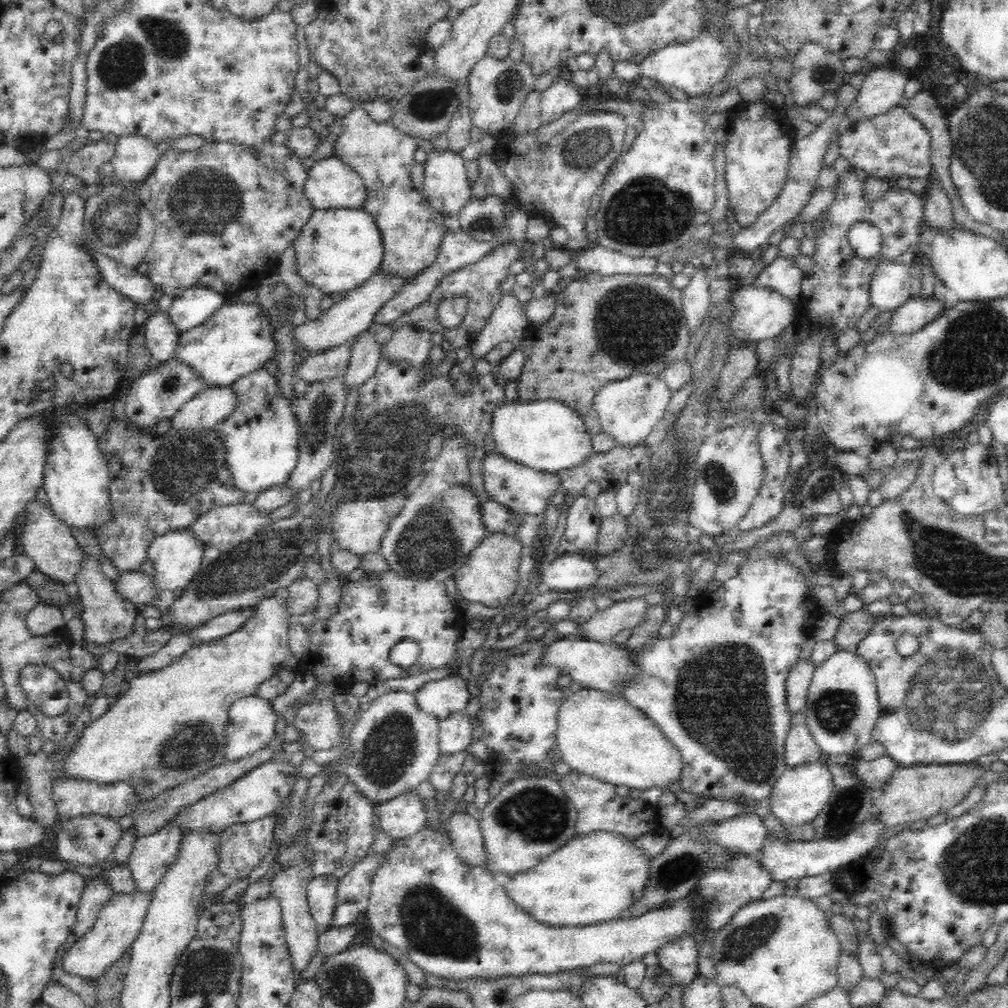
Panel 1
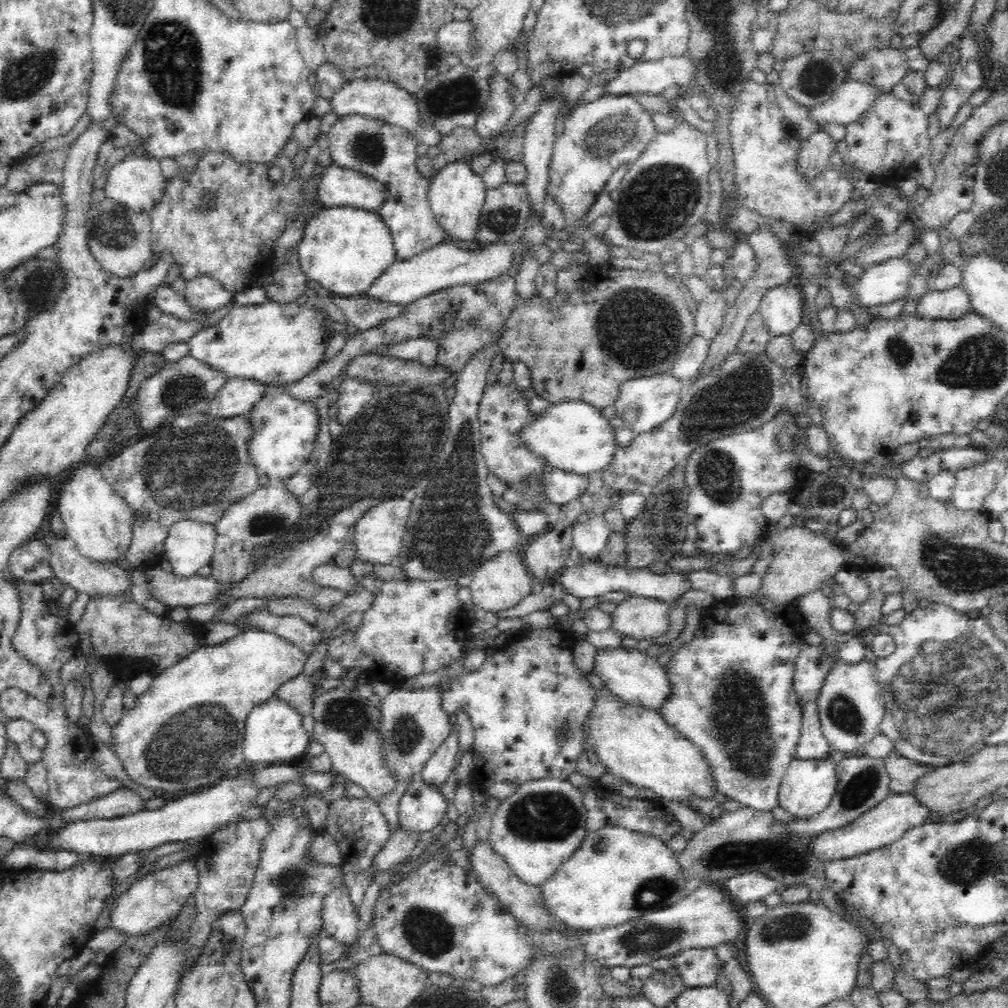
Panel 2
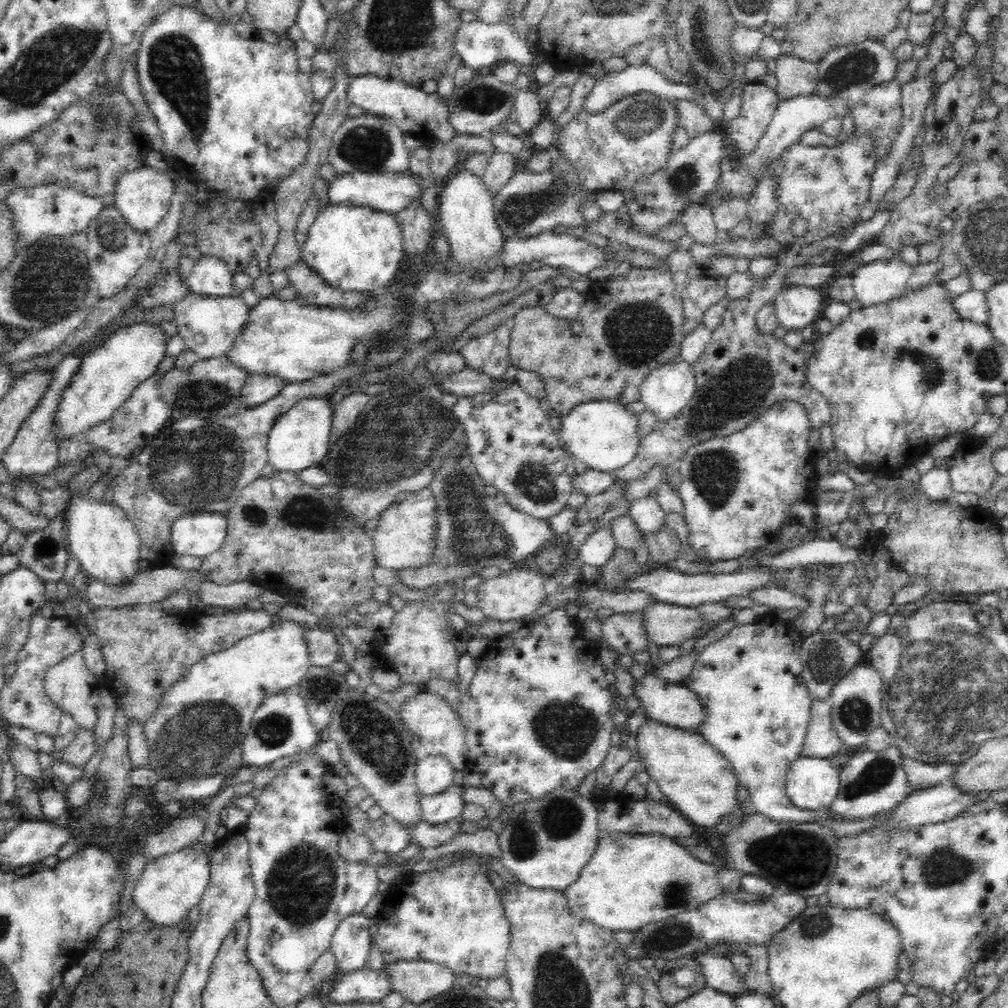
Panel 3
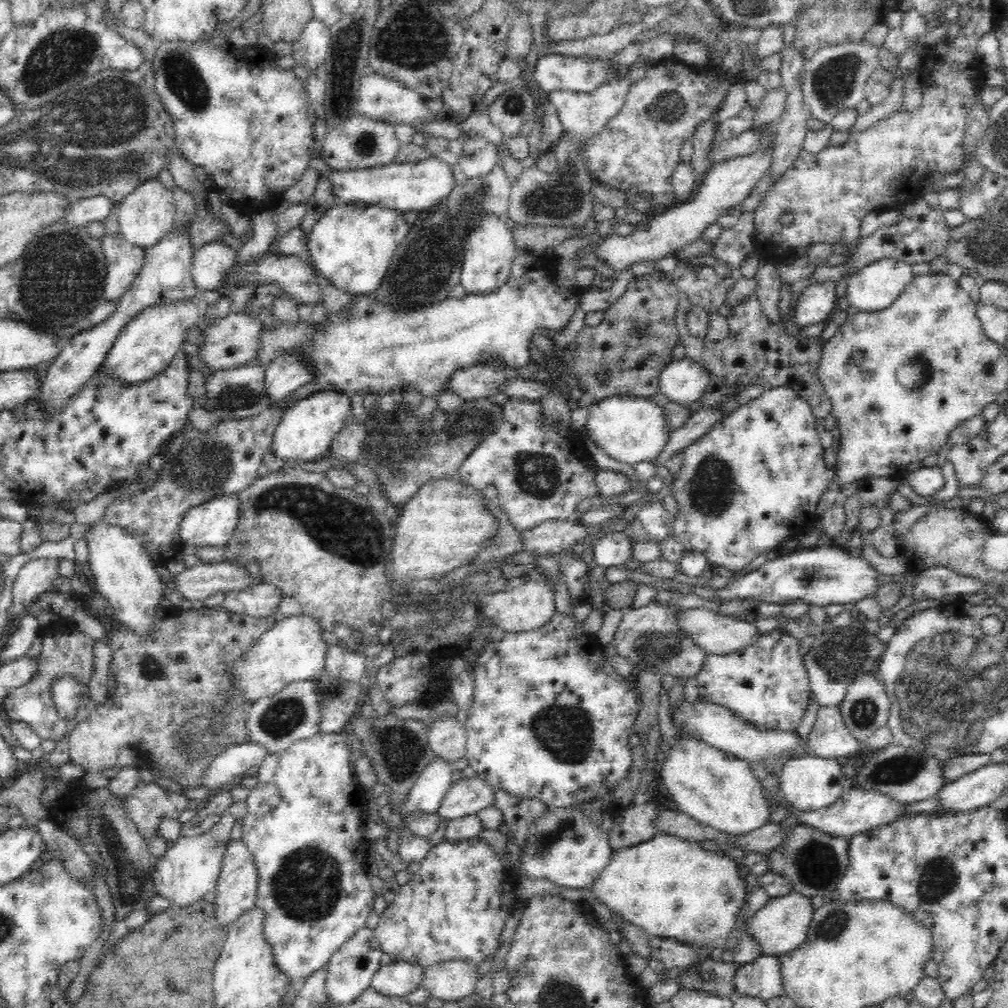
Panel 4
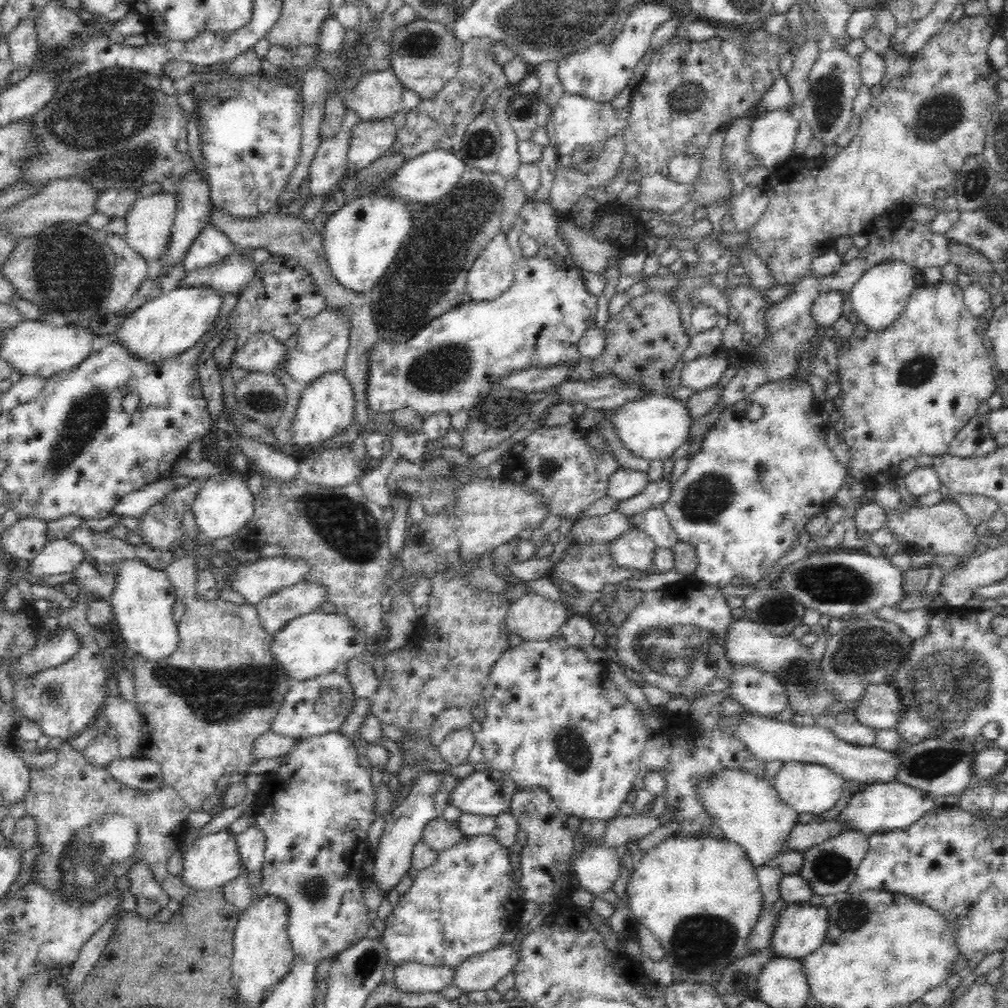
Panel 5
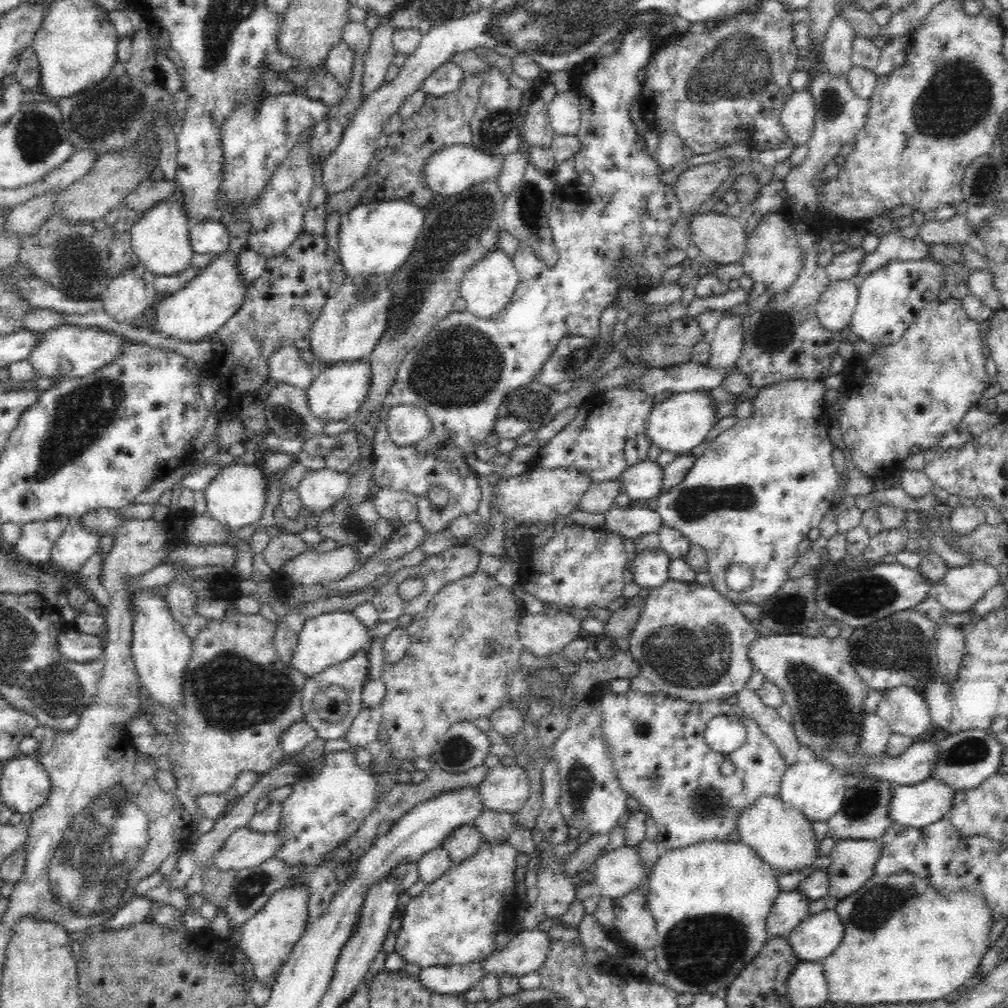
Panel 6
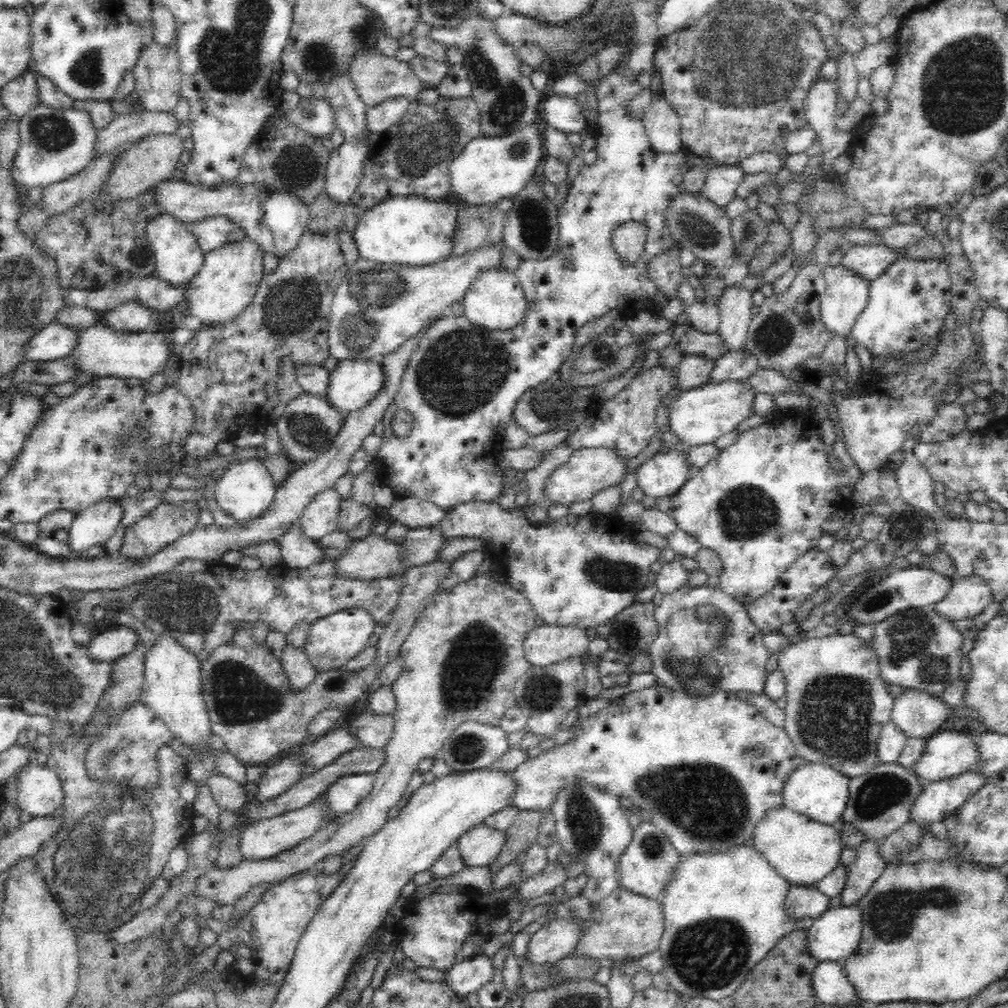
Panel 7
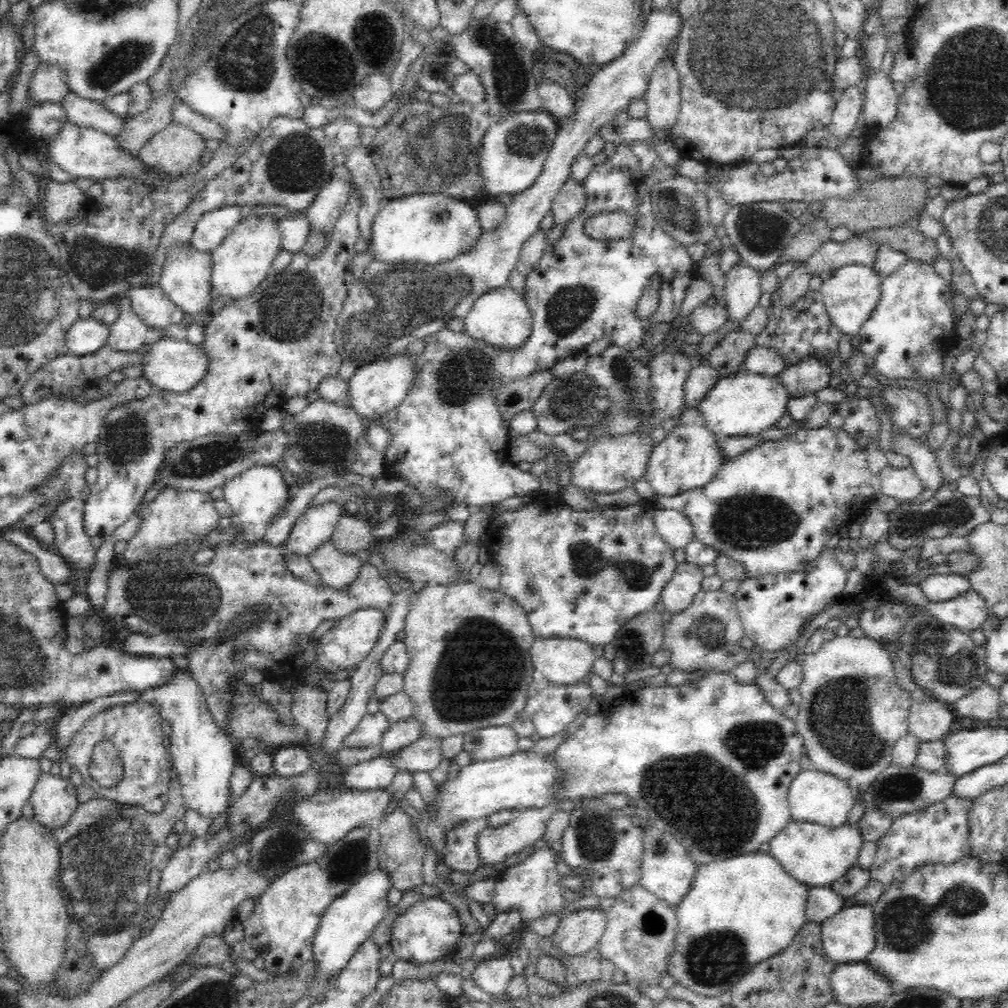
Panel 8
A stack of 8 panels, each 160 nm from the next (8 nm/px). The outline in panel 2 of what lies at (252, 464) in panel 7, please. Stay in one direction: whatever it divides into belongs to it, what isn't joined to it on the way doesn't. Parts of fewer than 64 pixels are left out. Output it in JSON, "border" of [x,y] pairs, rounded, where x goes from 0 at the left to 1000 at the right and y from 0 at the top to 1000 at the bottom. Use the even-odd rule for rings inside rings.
{"border":[[[181,517],[171,520],[159,542],[159,555],[167,556],[171,569],[190,573],[206,561],[212,546],[210,519]]]}

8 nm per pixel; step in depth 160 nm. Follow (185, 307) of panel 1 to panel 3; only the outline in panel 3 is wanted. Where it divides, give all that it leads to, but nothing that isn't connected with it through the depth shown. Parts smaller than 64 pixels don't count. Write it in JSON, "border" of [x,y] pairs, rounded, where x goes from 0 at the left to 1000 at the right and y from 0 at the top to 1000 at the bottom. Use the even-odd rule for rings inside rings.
{"border":[[[204,255],[191,264],[185,284],[192,292],[200,295],[227,295],[229,275],[222,261],[212,255]]]}

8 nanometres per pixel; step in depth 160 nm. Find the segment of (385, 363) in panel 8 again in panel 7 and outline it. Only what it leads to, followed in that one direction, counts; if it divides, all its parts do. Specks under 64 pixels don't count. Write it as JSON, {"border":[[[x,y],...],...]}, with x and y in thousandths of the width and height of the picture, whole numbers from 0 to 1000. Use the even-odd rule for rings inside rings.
{"border":[[[341,356],[325,368],[323,385],[317,393],[323,402],[341,412],[371,395],[377,387],[377,381],[379,368],[374,357]]]}

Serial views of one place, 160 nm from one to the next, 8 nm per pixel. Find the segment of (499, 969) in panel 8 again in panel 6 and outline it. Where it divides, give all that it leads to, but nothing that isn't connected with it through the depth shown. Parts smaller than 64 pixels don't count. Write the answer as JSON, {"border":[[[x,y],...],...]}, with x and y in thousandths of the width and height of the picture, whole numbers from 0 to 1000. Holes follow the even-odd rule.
{"border":[[[474,953],[461,957],[427,957],[415,962],[415,975],[422,981],[437,986],[459,985],[474,975]]]}

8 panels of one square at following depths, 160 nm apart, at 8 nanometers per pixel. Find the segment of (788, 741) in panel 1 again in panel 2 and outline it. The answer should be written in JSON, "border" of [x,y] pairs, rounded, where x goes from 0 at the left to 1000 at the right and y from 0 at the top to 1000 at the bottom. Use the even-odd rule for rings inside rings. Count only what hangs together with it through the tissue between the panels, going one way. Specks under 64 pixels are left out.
{"border":[[[804,695],[795,698],[794,708],[794,726],[786,744],[787,753],[803,754],[819,751],[822,742],[813,724],[810,697]]]}

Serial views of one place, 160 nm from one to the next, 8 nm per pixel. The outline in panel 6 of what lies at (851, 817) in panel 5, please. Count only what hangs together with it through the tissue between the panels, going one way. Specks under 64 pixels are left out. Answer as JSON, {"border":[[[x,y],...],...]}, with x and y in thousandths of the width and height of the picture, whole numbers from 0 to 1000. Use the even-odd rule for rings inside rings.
{"border":[[[923,772],[903,779],[886,779],[877,809],[884,816],[914,821],[941,806],[945,784]]]}

